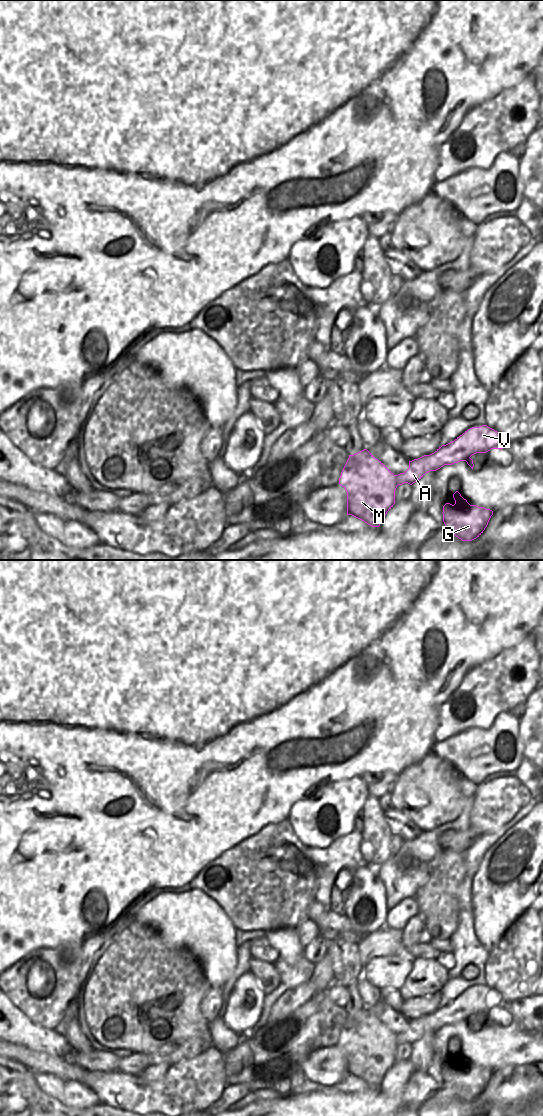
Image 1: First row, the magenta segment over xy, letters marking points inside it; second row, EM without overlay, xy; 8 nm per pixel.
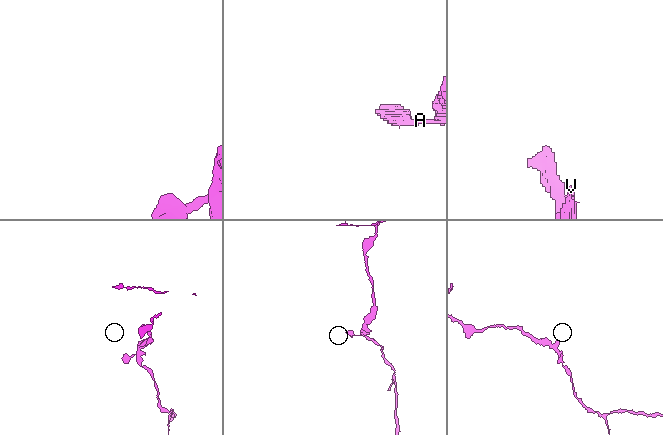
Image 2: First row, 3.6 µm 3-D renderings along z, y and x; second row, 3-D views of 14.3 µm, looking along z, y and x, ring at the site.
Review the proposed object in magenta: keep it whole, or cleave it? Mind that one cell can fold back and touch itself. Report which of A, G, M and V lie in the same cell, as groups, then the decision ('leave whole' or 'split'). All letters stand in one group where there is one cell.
A G M V | leave whole

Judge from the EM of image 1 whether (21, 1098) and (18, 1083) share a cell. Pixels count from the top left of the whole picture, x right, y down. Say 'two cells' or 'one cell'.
one cell

